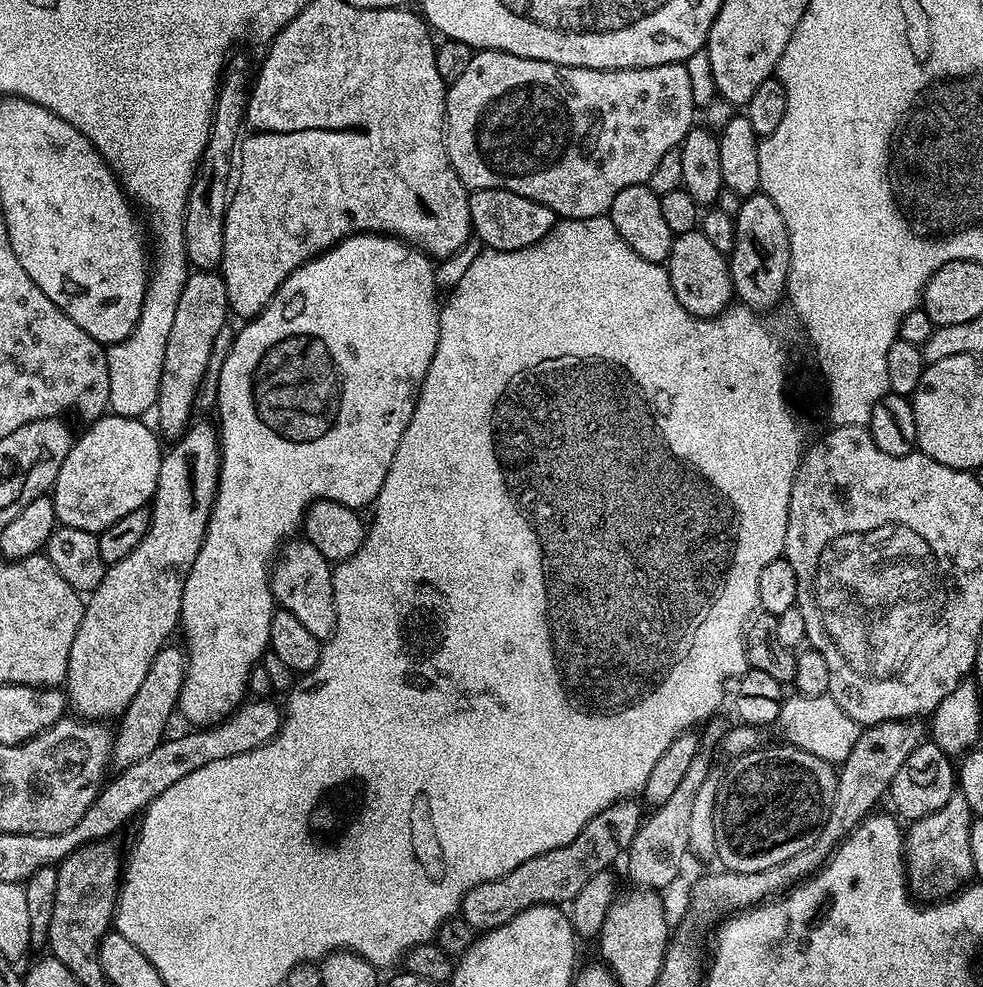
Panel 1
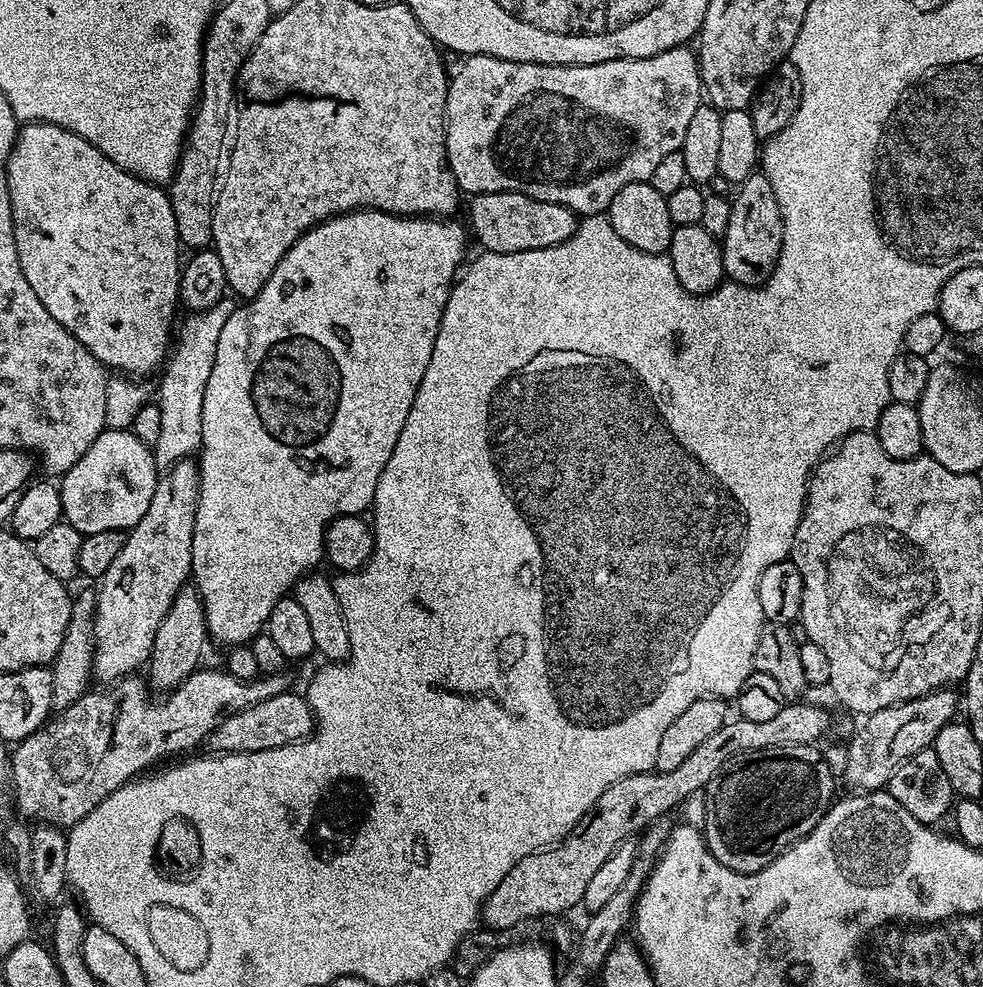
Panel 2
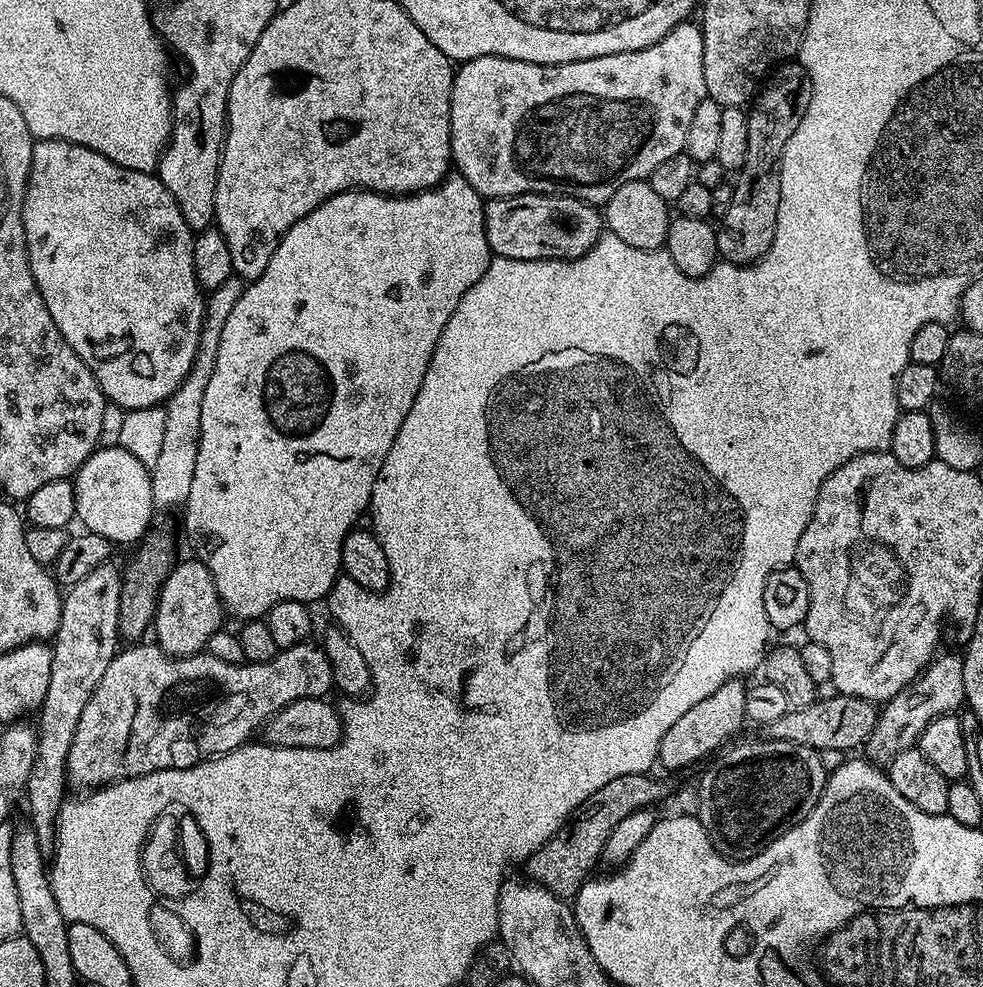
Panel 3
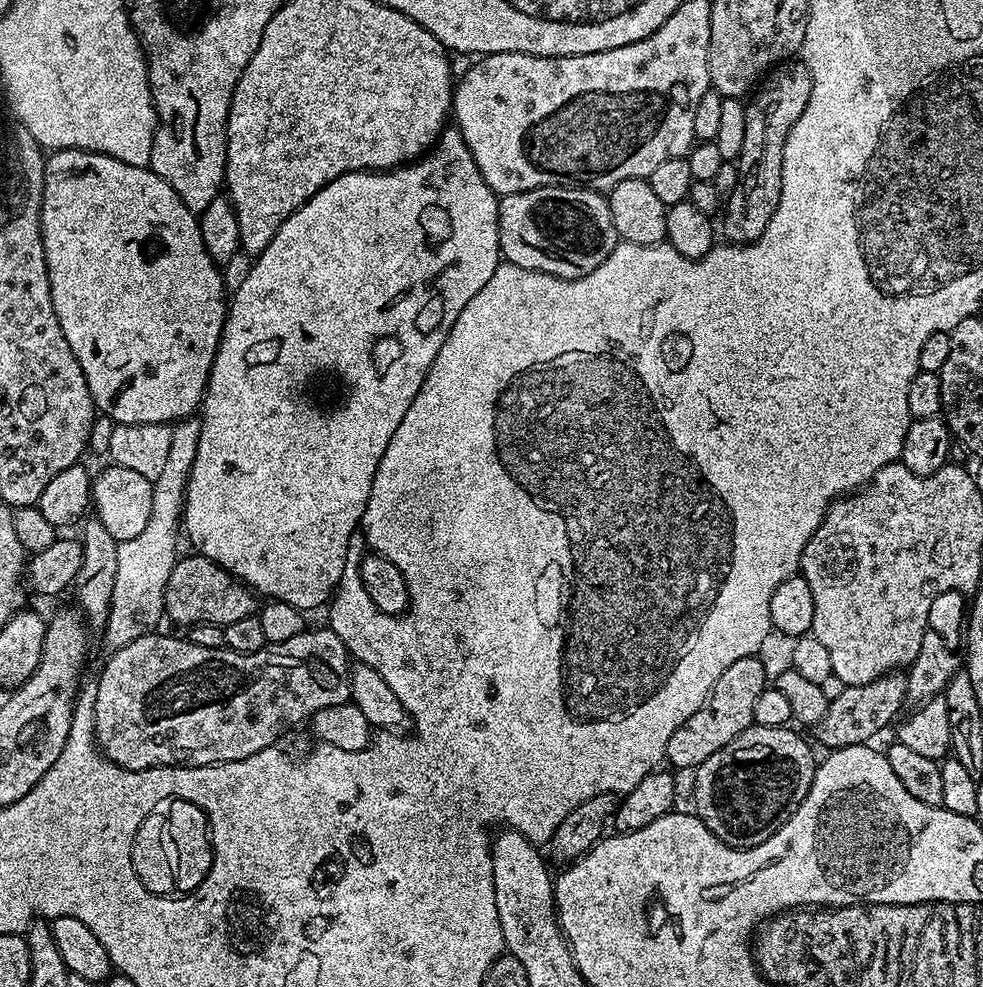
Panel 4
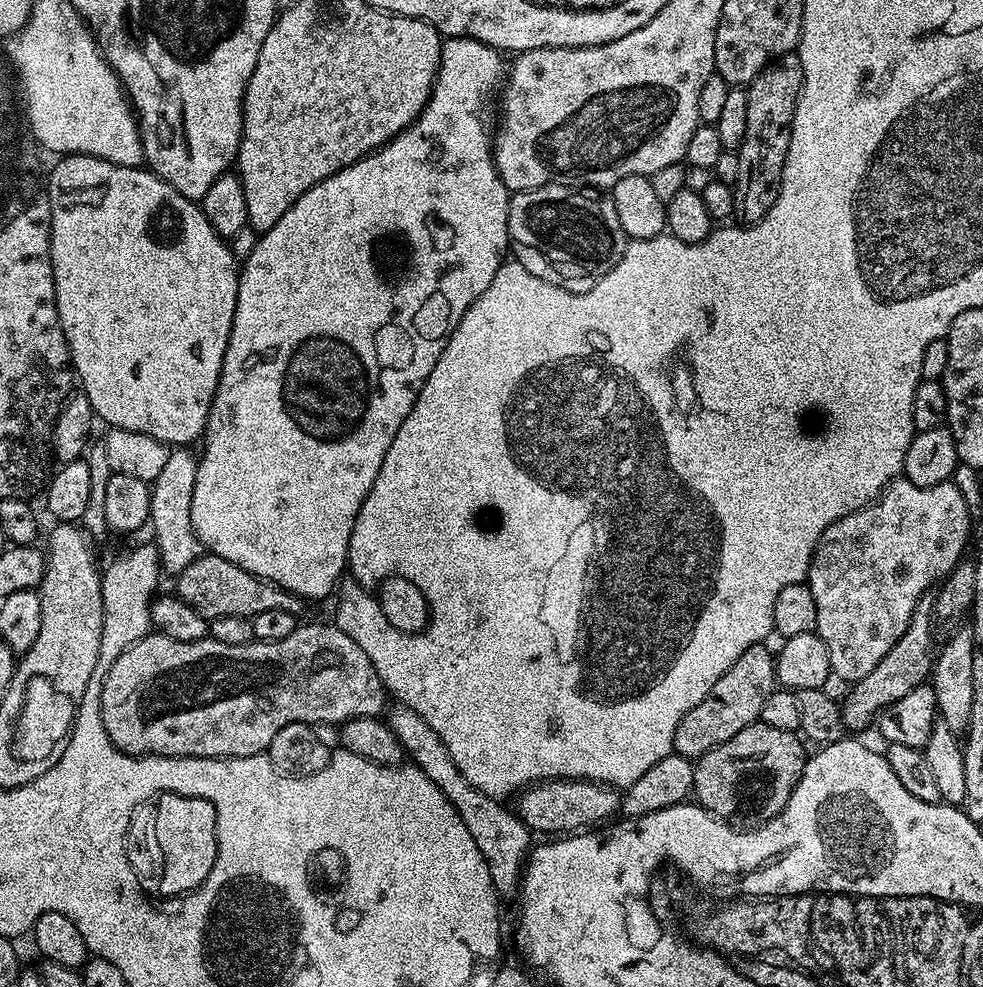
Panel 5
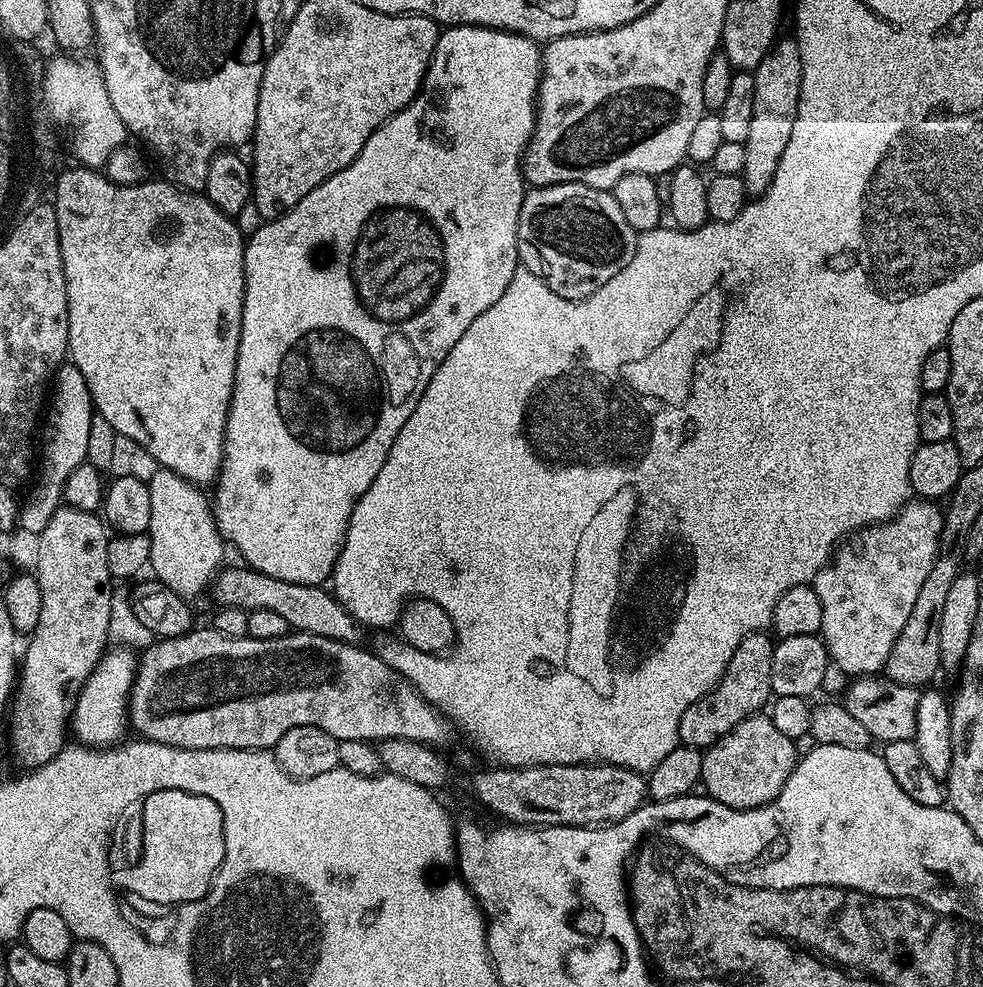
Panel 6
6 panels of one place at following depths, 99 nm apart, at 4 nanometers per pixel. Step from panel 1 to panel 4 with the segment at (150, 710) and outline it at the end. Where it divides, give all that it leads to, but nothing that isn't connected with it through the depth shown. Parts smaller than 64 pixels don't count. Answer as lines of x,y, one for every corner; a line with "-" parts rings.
199,554
181,555
165,584
164,616
176,624
191,626
211,622
225,626
247,616
257,615
257,593
246,584
240,583
235,576
220,564
210,562
210,558

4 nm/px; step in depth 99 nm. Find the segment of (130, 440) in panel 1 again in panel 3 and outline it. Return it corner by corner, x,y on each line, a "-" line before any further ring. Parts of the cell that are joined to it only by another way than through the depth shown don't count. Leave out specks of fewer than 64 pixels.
97,447
89,460
74,473
76,520
84,523
87,531
102,534
102,538
116,546
135,545
143,540
154,513
149,469
122,447

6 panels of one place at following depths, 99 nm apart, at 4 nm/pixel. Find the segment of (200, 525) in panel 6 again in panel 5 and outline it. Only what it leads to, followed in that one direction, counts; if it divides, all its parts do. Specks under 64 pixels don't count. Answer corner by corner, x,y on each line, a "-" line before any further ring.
176,446
171,449
166,458
166,466
158,474
156,480
150,484
152,494
152,510
150,513
150,529
156,535
154,545
160,552
160,567
165,573
178,574
186,570
188,566
202,554
200,540
194,534
194,526
190,518
190,502
194,498
194,478
196,477
196,465
198,463
195,455
191,456
189,449
184,446

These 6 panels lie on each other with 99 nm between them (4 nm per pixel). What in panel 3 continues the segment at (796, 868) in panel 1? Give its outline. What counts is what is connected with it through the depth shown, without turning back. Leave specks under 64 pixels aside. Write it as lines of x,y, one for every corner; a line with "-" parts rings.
937,654
932,661
920,671
894,698
890,698
879,709
874,730
870,730
870,736
866,745
867,759
877,766
886,766
902,750
910,750
917,747
920,742
922,730
934,722
939,716
951,716
959,713
965,707
966,686
964,685
964,661
959,655
943,656

